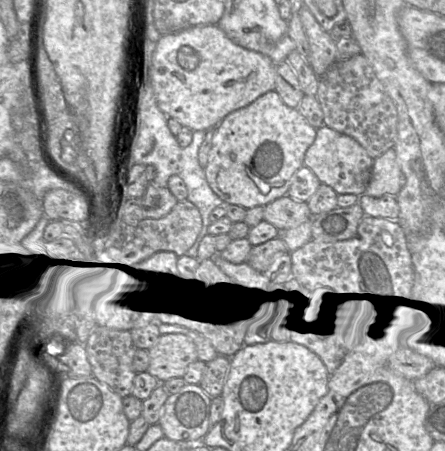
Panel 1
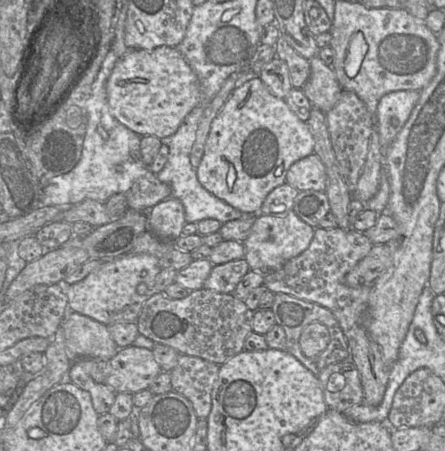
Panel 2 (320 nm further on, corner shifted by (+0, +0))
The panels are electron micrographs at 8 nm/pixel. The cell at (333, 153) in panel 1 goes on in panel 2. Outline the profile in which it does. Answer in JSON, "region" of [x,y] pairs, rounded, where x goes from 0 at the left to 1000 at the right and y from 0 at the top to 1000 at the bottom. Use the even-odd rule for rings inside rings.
{"region":[[[703,337],[652,368],[643,386],[643,406],[672,424],[733,424],[735,386],[730,368],[715,344]]]}

